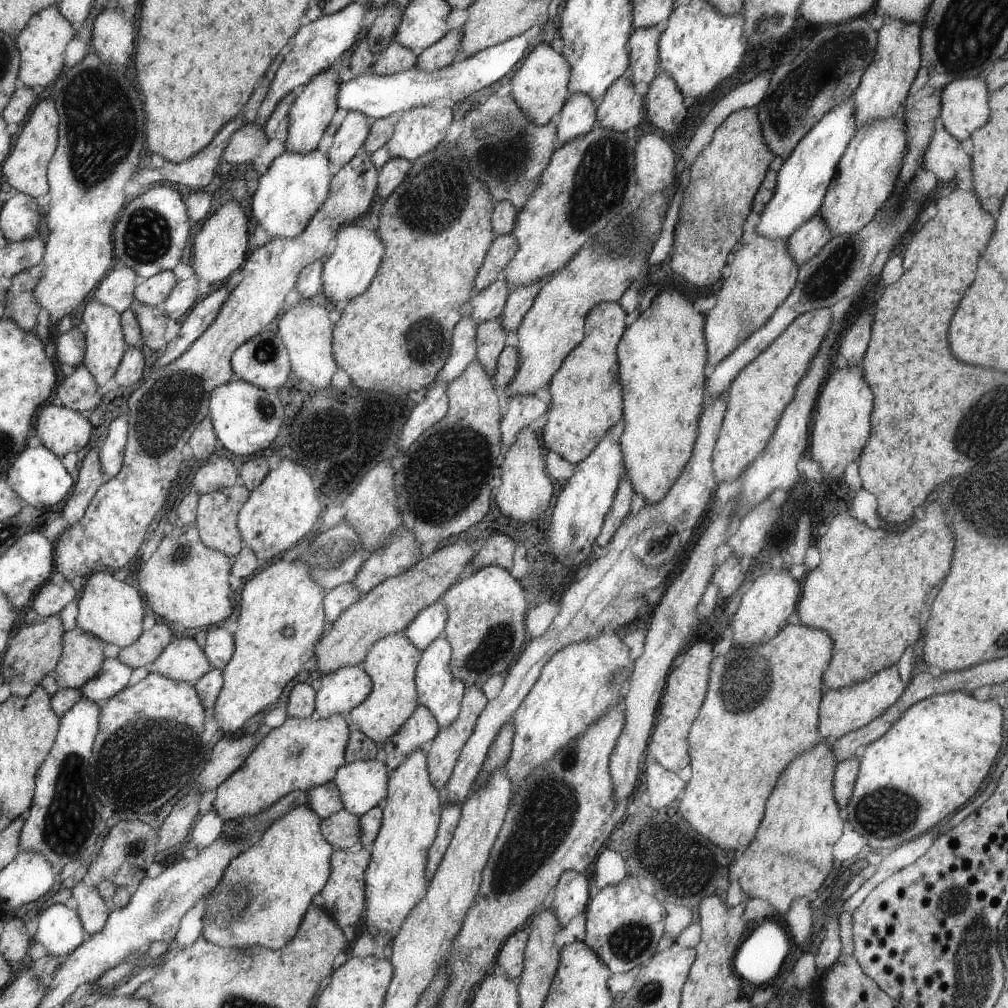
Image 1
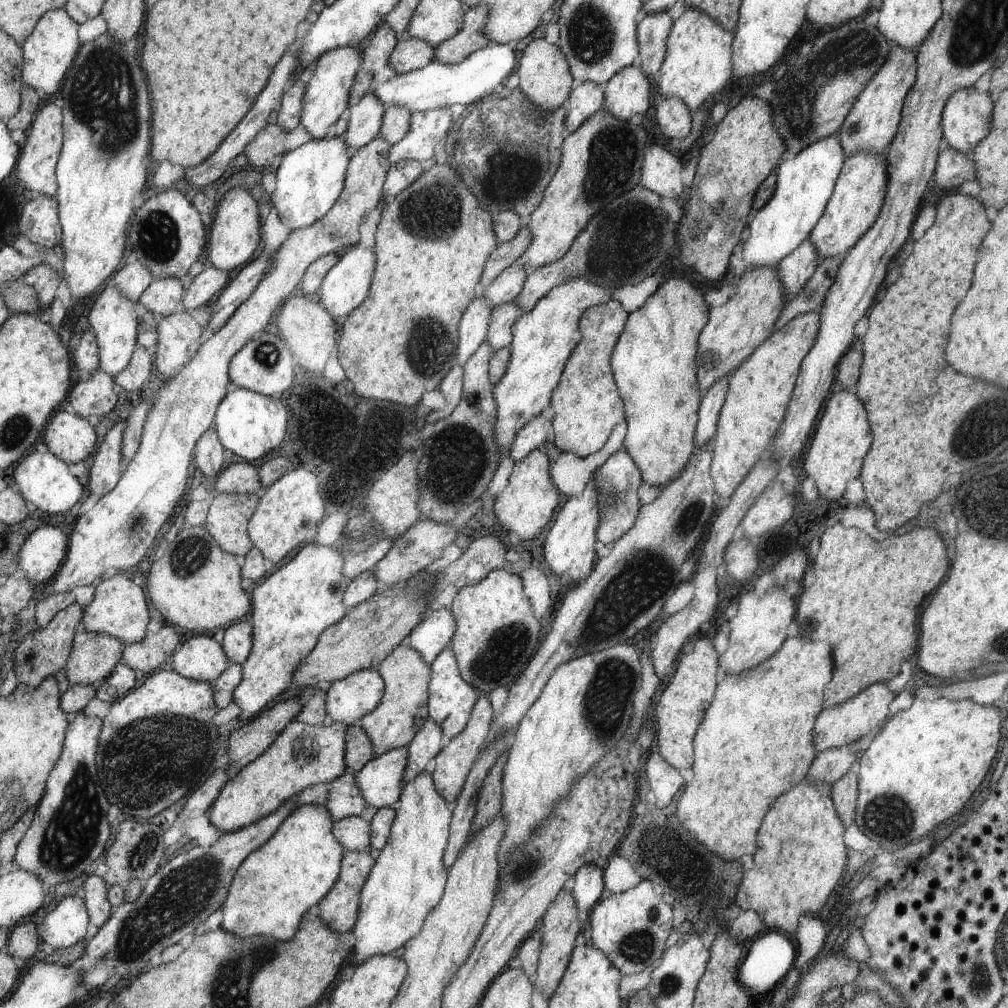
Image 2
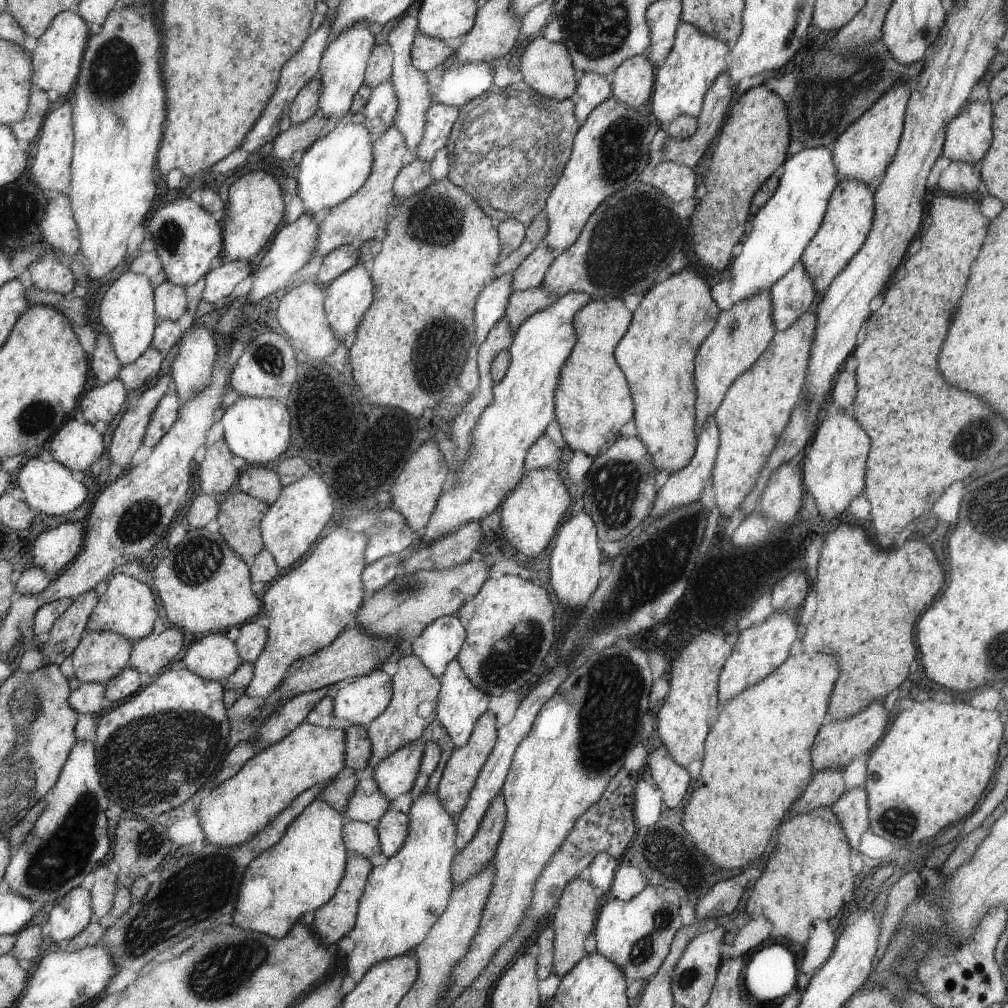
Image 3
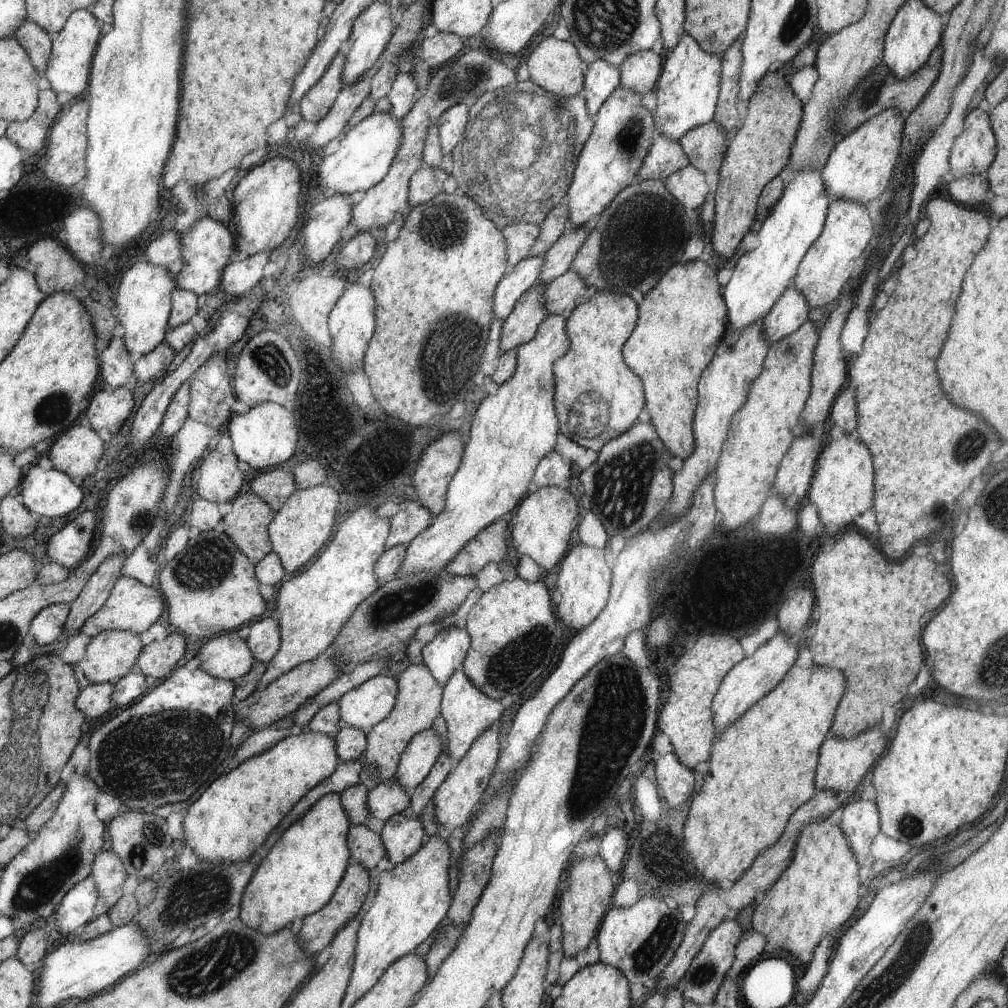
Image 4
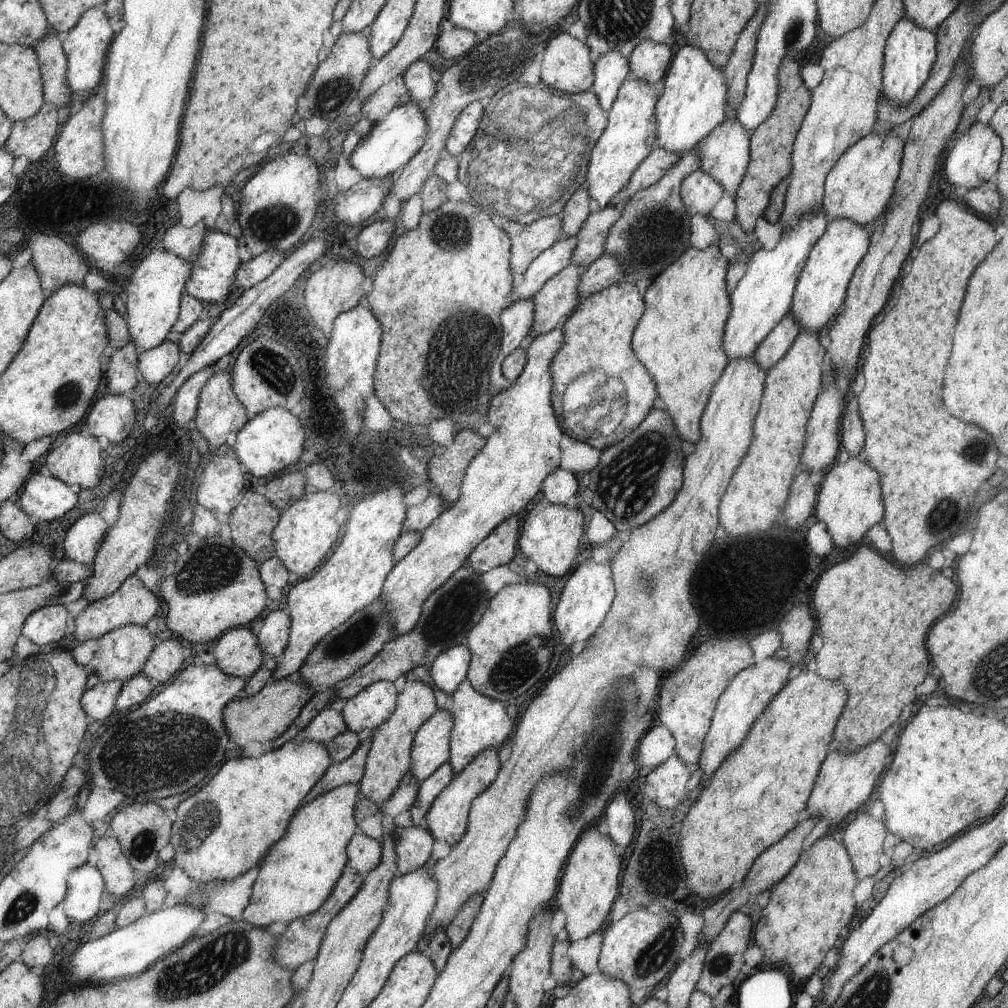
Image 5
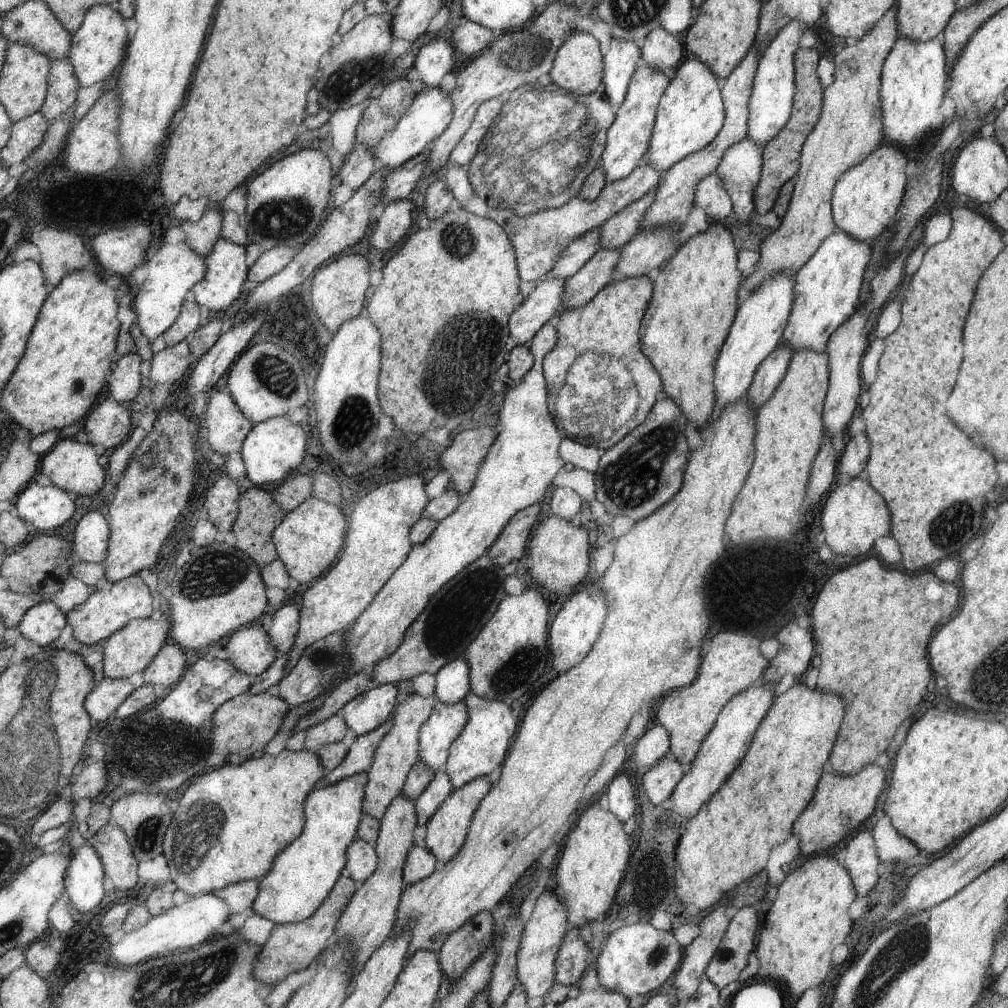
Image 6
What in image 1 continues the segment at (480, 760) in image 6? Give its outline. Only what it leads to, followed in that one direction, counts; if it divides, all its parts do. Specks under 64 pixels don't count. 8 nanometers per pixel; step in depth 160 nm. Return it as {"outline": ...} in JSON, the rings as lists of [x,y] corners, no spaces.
{"outline":[[[445,636],[438,637],[422,651],[421,662],[416,672],[418,702],[431,710],[440,729],[447,729],[461,714],[462,702],[468,688],[452,674],[451,656],[449,639]]]}

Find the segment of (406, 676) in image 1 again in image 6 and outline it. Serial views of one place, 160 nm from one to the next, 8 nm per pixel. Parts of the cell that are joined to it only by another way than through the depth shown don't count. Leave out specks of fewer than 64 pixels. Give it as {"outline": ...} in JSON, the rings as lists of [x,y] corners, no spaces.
{"outline":[[[416,693],[404,697],[406,700],[398,706],[394,713],[393,728],[382,739],[377,748],[373,766],[368,772],[369,782],[365,792],[364,814],[379,821],[388,810],[389,804],[402,794],[409,772],[416,766],[420,758],[420,730],[429,716],[433,714],[433,697],[427,699]]]}

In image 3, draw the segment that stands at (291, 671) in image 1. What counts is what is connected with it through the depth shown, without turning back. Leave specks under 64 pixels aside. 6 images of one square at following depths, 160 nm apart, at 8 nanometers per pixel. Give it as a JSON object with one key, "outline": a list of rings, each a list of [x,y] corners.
{"outline":[[[339,523],[330,530],[330,534],[318,540],[316,548],[308,554],[298,568],[294,568],[285,576],[278,578],[264,594],[262,606],[264,614],[269,618],[266,630],[268,639],[262,655],[254,662],[254,677],[246,686],[245,695],[252,698],[268,698],[285,678],[289,668],[300,659],[330,646],[357,617],[356,611],[366,598],[362,588],[362,572],[366,569],[365,551],[368,546],[367,532],[351,532]]]}

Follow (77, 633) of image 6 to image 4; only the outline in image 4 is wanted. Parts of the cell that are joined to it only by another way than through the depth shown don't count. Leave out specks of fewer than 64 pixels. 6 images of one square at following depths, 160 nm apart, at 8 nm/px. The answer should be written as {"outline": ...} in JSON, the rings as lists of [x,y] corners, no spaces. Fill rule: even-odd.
{"outline":[[[121,576],[117,584],[114,584],[108,602],[100,608],[99,612],[86,620],[81,632],[90,639],[103,631],[128,631],[140,635],[144,630],[148,630],[162,614],[164,614],[164,602],[156,590],[152,590],[148,585],[144,586],[134,578]],[[52,604],[30,624],[29,633],[40,646],[54,642],[64,632],[64,622],[69,617],[68,608],[70,606],[66,604]]]}

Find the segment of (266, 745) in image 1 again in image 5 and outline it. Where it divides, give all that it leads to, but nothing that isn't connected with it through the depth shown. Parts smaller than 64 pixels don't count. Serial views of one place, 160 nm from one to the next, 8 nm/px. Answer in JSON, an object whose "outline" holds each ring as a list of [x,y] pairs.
{"outline":[[[342,732],[327,746],[307,739],[298,743],[295,739],[290,740],[258,758],[228,760],[218,770],[218,776],[206,784],[206,788],[178,804],[175,809],[178,818],[174,820],[173,840],[170,840],[176,851],[173,861],[175,866],[180,866],[188,873],[192,881],[206,884],[210,880],[235,880],[261,865],[269,849],[286,835],[288,824],[297,813],[300,802],[303,802],[302,798],[313,791],[318,780],[334,763],[343,762],[352,756],[361,744],[358,734],[354,732]]]}

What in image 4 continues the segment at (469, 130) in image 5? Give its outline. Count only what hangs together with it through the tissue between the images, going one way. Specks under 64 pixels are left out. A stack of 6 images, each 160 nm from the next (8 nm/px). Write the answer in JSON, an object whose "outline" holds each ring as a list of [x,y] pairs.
{"outline":[[[463,103],[450,106],[436,122],[440,150],[443,155],[450,154],[457,147],[458,142],[462,140],[462,134],[469,125],[469,114],[476,108],[468,108]]]}

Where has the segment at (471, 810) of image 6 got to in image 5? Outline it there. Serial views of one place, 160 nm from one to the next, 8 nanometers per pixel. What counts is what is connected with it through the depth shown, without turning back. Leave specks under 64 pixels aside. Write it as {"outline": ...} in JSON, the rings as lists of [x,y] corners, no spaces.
{"outline":[[[486,748],[480,754],[474,756],[474,760],[458,774],[454,776],[452,782],[436,796],[430,811],[426,814],[426,824],[428,832],[435,840],[444,840],[454,847],[458,844],[468,831],[469,811],[472,803],[491,783],[497,779],[498,772],[501,771],[499,762],[499,752],[496,748]]]}

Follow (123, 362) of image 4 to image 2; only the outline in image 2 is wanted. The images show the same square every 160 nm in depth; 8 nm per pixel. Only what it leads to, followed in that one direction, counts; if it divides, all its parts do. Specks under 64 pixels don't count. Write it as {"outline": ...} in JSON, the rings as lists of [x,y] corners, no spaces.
{"outline":[[[89,328],[80,335],[70,337],[72,342],[73,359],[77,364],[81,380],[88,380],[99,368],[99,344],[94,331]]]}

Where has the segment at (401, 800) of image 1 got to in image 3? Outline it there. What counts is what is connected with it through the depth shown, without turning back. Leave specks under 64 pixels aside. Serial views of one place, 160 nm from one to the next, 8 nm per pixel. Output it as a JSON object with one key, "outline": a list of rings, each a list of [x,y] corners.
{"outline":[[[424,790],[416,800],[412,800],[408,818],[410,822],[404,846],[394,856],[388,857],[386,865],[373,866],[361,897],[357,927],[349,935],[356,943],[356,948],[350,954],[344,955],[346,975],[354,984],[358,984],[366,972],[380,960],[403,956],[406,952],[417,948],[432,931],[434,924],[438,923],[438,918],[446,911],[448,900],[452,899],[452,858],[458,852],[457,844],[454,844],[454,840],[457,840],[457,828],[454,828],[452,814],[446,812],[436,792]]]}

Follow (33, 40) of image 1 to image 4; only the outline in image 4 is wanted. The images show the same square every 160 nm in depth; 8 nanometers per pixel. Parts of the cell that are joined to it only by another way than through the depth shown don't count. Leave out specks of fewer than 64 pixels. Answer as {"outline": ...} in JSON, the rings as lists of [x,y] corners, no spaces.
{"outline":[[[90,8],[79,9],[66,20],[61,32],[51,36],[52,47],[48,68],[44,70],[43,84],[56,93],[68,93],[77,97],[86,94],[89,88],[90,64],[93,64],[94,52],[97,51],[98,40],[102,36],[100,21]]]}

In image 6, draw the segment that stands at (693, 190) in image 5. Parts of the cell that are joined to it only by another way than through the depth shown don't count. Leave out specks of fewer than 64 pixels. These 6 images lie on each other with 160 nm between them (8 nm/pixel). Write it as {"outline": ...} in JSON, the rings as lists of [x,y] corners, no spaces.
{"outline":[[[716,173],[708,175],[697,184],[693,204],[704,210],[710,220],[716,223],[726,220],[733,211],[732,199],[721,176]]]}

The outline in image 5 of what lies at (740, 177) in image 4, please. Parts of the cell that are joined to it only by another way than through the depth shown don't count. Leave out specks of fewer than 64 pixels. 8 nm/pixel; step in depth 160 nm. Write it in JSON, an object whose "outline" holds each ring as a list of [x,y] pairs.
{"outline":[[[790,56],[782,60],[778,68],[776,108],[770,112],[768,120],[758,124],[758,128],[749,135],[750,162],[742,178],[742,184],[738,184],[738,190],[734,196],[736,205],[734,222],[748,235],[755,230],[758,218],[763,216],[770,224],[774,224],[780,220],[783,212],[789,184],[786,178],[792,171],[791,157],[794,140],[811,104],[810,90],[804,86],[800,70],[798,60]]]}

